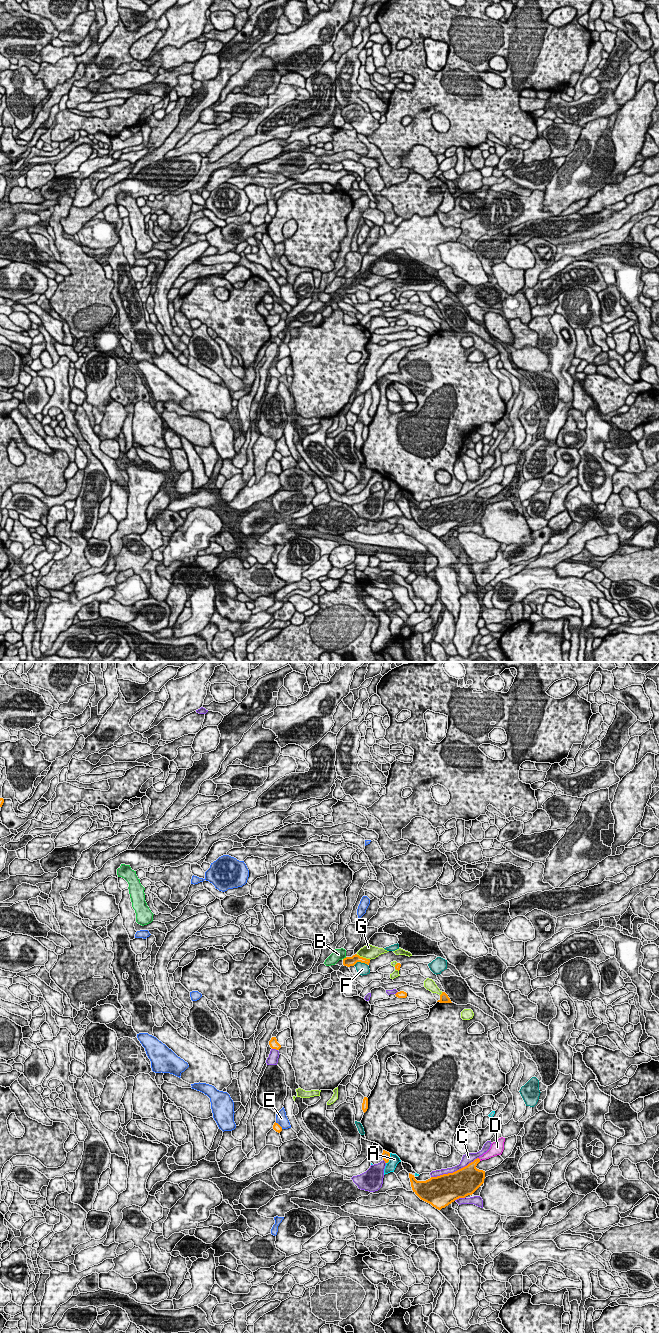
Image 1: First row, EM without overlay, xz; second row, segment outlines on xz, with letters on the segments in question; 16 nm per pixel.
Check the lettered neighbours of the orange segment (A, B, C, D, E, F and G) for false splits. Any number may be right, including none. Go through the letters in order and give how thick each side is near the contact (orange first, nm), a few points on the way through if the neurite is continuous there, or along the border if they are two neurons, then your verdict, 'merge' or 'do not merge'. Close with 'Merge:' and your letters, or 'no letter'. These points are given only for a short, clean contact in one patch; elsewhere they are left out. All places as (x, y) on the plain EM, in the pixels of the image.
A: 130/160 nm | do not merge
B: 160/190 nm | do not merge
C: 440/140 nm | do not merge
D: 240/140 nm | merge
E: 120/190 nm | along xz (275, 450), (282, 456) | do not merge
F: 160/190 nm | do not merge
G: 160/220 nm | do not merge
Merge: D

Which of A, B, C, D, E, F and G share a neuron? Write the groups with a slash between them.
A G / B / C / D / E / F

